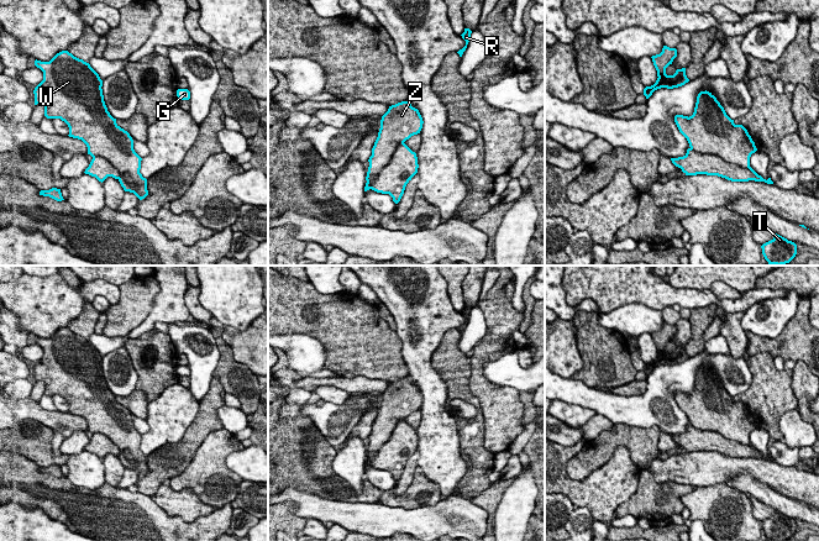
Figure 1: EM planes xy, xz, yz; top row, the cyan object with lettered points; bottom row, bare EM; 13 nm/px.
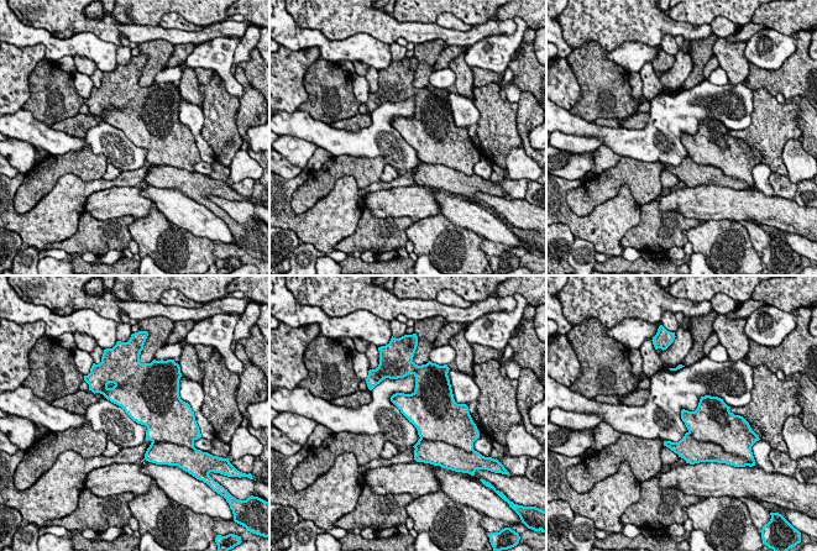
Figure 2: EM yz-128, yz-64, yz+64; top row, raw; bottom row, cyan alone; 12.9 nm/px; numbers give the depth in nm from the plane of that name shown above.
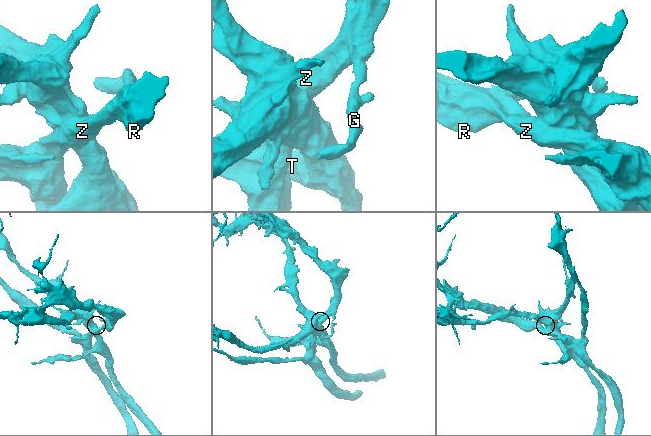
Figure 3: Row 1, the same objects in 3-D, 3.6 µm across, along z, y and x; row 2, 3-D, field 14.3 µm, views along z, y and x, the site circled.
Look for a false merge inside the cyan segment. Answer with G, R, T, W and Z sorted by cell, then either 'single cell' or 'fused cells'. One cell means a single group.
groups G R Z / T W; fused cells

